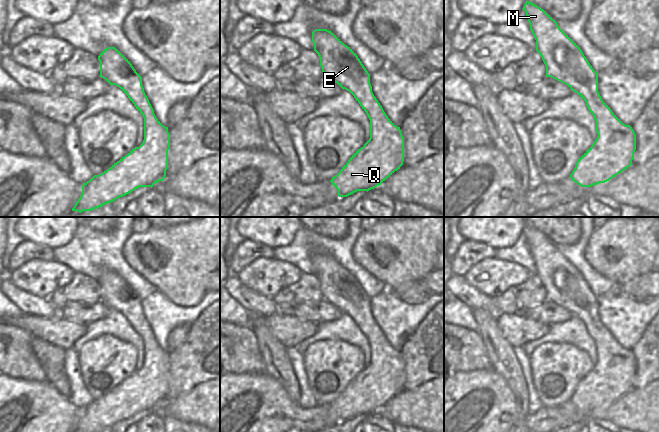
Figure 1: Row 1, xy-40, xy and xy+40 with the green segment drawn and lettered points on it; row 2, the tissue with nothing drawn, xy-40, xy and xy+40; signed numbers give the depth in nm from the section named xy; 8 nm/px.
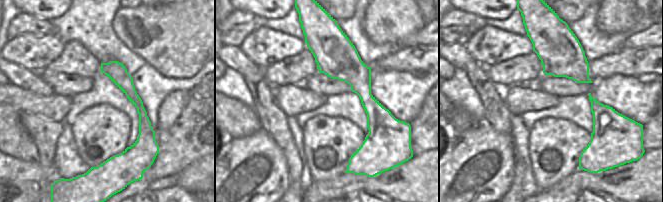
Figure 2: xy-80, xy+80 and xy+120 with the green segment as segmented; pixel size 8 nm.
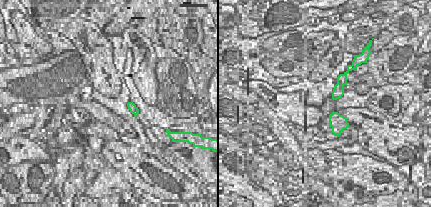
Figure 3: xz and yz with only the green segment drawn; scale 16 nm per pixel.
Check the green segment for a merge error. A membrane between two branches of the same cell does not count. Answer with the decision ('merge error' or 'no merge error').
no merge error

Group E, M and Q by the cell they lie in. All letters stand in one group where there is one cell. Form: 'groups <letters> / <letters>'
groups E M Q

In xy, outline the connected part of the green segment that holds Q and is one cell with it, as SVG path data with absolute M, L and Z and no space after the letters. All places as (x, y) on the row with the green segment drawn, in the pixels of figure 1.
M315 29L312 32L314 51L320 58L323 75L342 89L349 91L370 120L370 138L363 147L358 149L342 167L340 172L332 177L330 182L338 190L339 197L347 197L357 191L369 191L381 185L404 162L404 138L400 127L397 127L386 115L382 106L372 92L370 74L356 55L334 33L327 29Z

